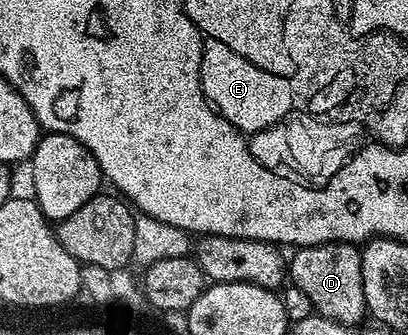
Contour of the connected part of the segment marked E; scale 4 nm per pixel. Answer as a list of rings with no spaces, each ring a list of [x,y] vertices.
[[[206,38],[203,41],[201,86],[207,101],[222,118],[233,124],[239,133],[249,136],[289,117],[286,108],[291,100],[286,82],[252,68],[238,52],[215,38]]]

